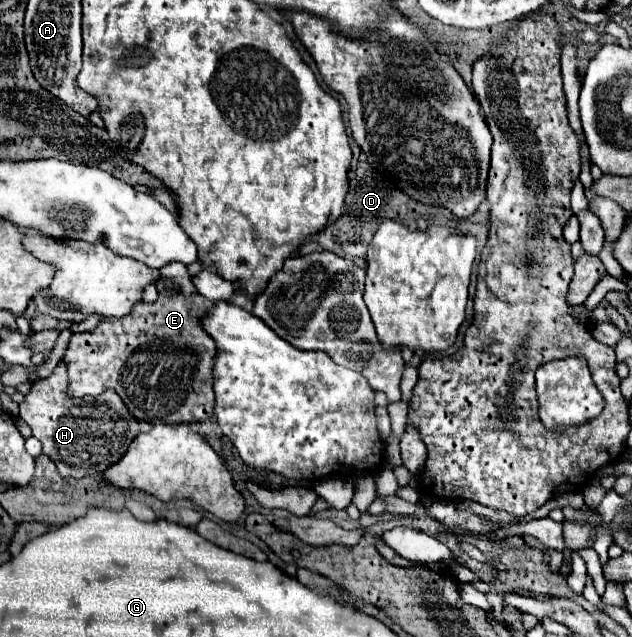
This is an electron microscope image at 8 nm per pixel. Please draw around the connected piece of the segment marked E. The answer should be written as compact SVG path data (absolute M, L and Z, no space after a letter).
M182 293L174 297L160 295L156 303L138 303L130 315L122 319L104 319L90 333L74 333L68 345L68 351L62 359L68 371L68 389L70 397L96 397L106 389L116 391L128 411L138 421L148 423L198 423L208 421L214 409L214 391L212 391L212 365L216 357L214 339L200 327L198 313L208 311L210 301L202 295L184 297Z

